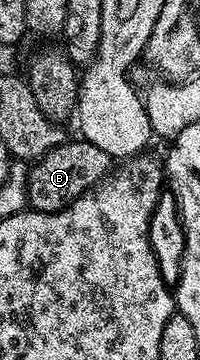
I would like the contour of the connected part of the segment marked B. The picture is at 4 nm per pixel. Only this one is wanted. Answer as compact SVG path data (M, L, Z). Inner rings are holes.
M82 139L64 140L62 145L38 158L27 174L27 200L30 208L37 213L56 213L71 205L82 193L87 193L99 184L113 169L113 159L93 147L93 143Z

